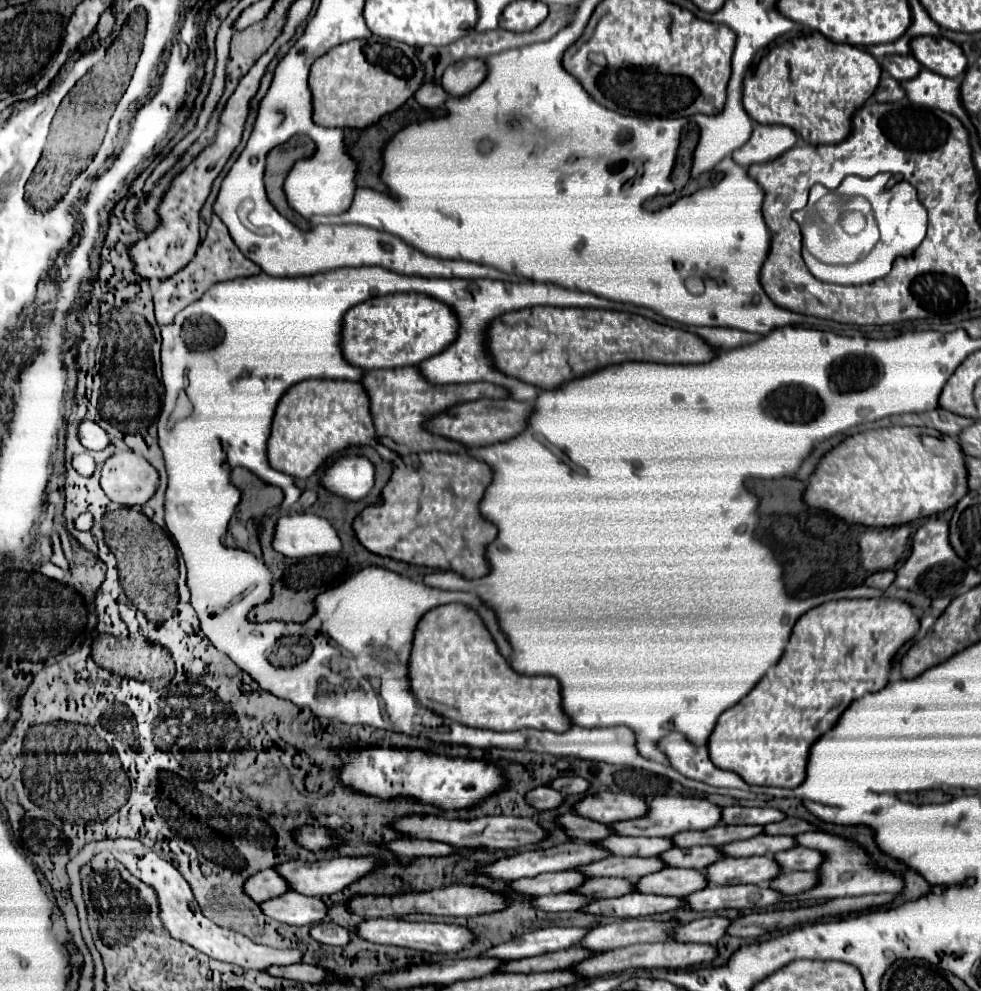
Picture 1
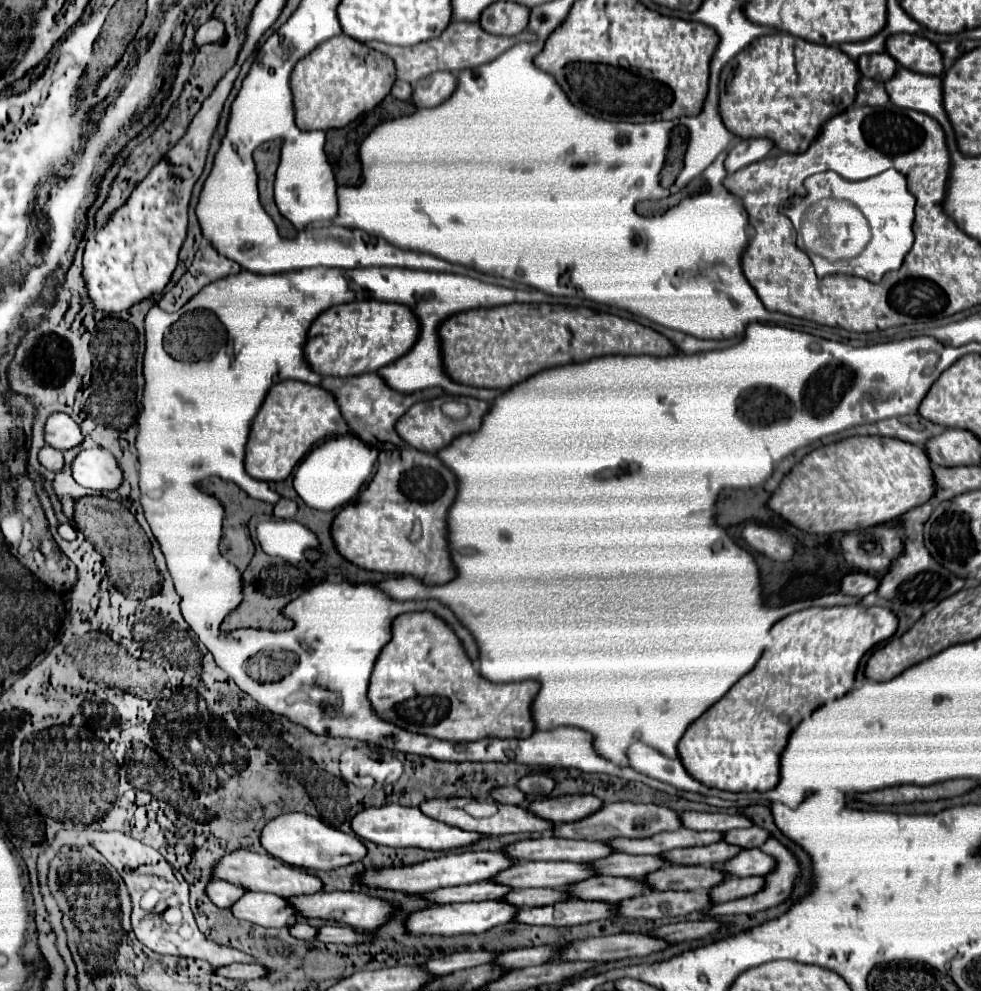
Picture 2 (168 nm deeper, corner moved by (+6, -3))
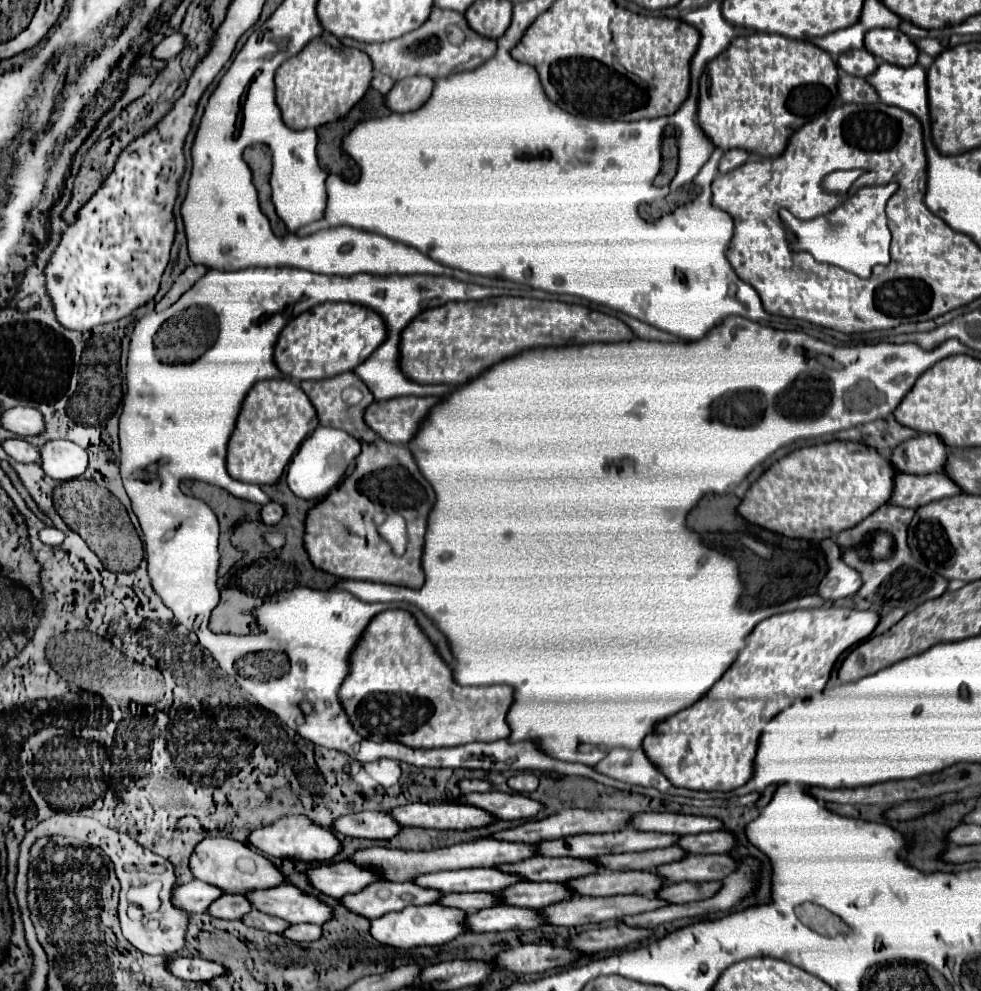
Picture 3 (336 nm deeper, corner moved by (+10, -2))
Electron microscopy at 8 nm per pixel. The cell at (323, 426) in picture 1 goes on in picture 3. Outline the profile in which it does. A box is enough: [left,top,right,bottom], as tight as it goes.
[228,378,320,484]

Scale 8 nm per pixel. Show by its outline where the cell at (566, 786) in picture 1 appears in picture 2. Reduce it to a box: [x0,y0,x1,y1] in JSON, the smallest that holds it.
[516,775,554,799]

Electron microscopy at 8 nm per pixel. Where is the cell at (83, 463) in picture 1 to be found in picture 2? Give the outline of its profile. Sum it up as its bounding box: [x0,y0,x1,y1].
[38,445,64,471]

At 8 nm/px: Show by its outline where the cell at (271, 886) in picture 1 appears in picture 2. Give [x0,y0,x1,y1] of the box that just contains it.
[206,881,246,909]

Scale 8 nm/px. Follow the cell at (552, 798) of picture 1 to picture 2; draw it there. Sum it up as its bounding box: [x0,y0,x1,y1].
[490,787,526,805]

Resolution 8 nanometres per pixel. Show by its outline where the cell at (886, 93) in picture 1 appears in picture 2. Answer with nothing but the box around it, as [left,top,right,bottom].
[856,77,888,105]

